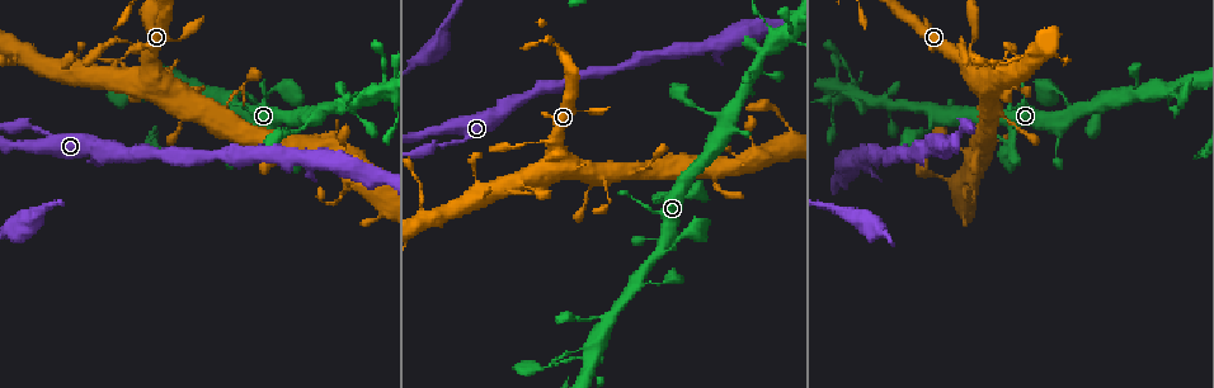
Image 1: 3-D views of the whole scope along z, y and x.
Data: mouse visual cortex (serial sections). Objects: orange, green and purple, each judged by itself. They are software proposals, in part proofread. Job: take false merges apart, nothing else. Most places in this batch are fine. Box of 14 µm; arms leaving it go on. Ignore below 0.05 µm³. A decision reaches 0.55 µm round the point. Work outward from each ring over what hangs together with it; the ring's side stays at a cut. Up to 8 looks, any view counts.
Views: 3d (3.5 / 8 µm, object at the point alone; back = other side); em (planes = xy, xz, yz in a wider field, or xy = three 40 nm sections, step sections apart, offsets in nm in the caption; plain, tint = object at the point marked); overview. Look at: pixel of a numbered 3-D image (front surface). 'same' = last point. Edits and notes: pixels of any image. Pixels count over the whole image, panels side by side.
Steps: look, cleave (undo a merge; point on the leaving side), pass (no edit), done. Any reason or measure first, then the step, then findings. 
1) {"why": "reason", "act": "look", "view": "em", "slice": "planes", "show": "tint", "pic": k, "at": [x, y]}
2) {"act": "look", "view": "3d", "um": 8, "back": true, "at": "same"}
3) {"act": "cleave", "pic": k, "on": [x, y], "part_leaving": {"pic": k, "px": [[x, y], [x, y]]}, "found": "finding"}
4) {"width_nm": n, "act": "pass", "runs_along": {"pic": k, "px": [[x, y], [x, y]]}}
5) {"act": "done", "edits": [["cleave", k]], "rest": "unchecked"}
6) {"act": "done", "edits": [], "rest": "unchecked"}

{"why": "thin neck", "act": "look", "view": "3d", "um": 3.5, "pic": 1, "at": [695, 171]}

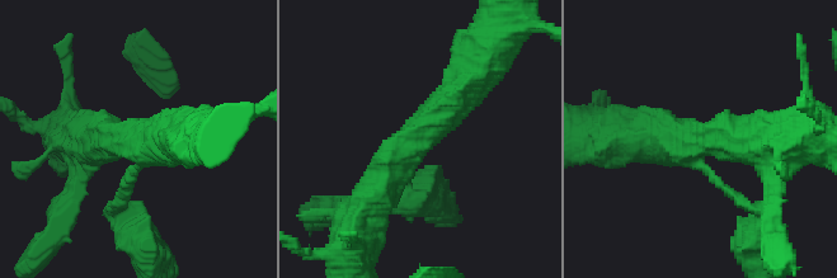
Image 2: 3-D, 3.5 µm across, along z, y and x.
{"arms": 3, "arm_widths_nm": [100, 450, 500], "act": "look", "view": "em", "slice": "xy", "step": 2, "show": "tint", "pic": 2, "at": [421, 129]}

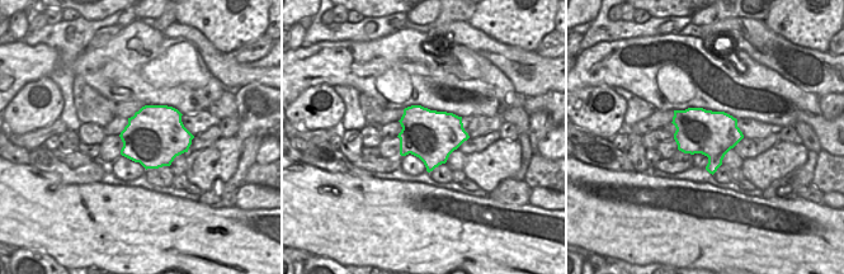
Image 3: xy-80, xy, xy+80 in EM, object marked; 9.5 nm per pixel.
{"act": "pass", "runs_along": {"pic": 2, "px": [[371, 199], [476, 66]]}, "found": "continuous, no second cell"}

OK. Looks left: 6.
{"why": "four-way junction", "act": "look", "view": "3d", "um": 3.5, "pic": 1, "at": [787, 37]}

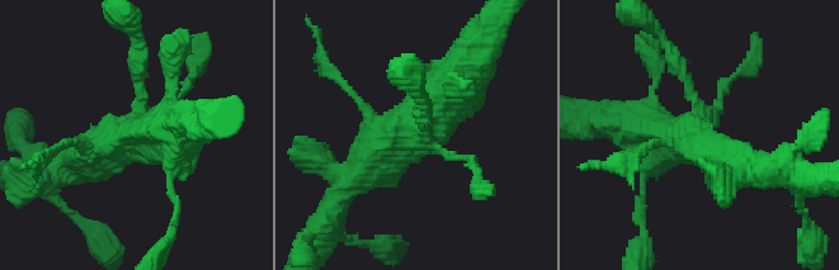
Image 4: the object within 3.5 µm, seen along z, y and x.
{"why": "need the tissue", "act": "look", "view": "em", "slice": "xy", "step": 3, "show": "tint", "pic": 4, "at": [418, 133]}

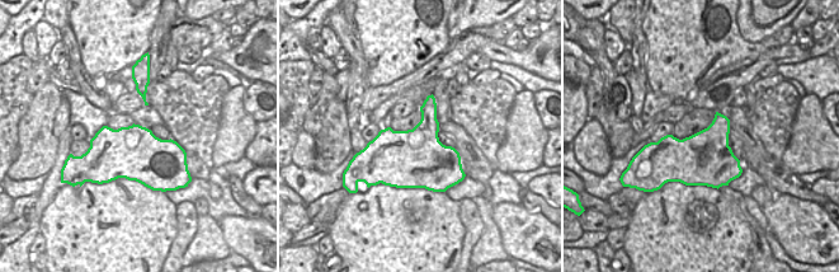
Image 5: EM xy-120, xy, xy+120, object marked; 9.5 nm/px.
{"act": "pass", "found": "continuous, no second cell"}

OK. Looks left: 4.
{"why": "a narrow waist", "act": "look", "view": "3d", "um": 8, "pic": 1, "at": [647, 167]}

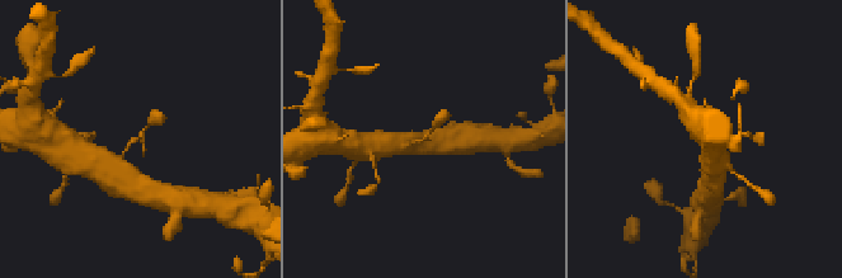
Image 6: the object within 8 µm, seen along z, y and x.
{"act": "look", "view": "3d", "um": 3.5, "back": true, "pic": 6, "at": [139, 135]}

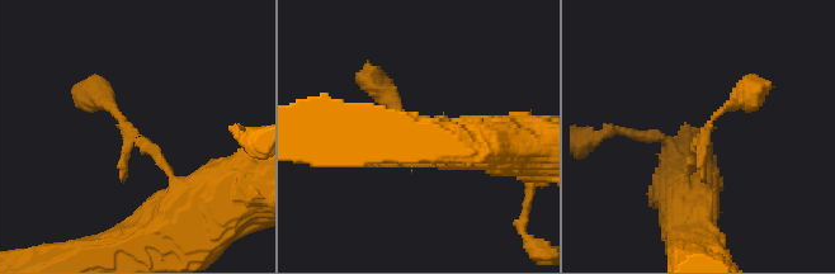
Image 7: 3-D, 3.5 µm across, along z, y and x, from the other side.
{"why": "now the EM", "act": "look", "view": "em", "slice": "planes", "show": "tint", "pic": 7, "at": [699, 135]}

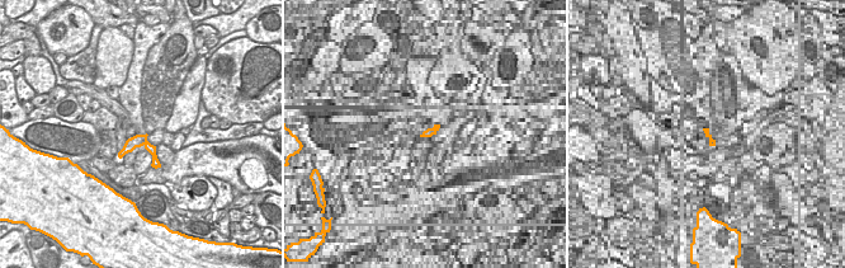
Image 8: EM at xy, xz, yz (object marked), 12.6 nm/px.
{"width_nm": 160, "act": "pass", "runs_along": {"pic": 8, "px": [[128, 144], [144, 142], [156, 164]]}, "found": "all the same cell"}

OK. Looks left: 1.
{"act": "done", "edits": [], "rest": "unchecked"}

